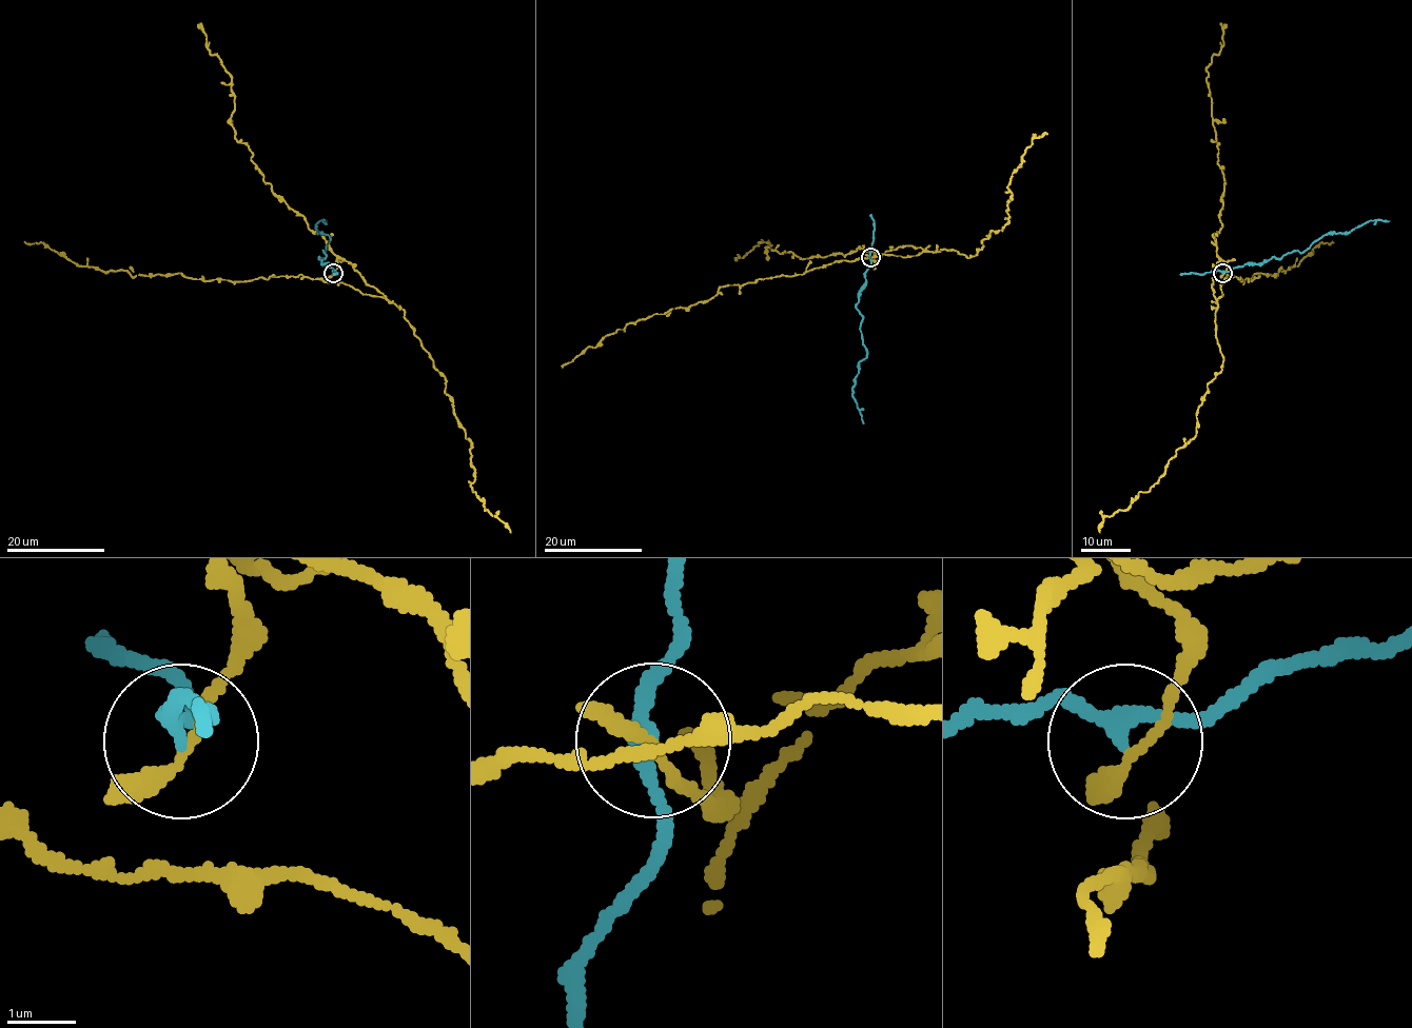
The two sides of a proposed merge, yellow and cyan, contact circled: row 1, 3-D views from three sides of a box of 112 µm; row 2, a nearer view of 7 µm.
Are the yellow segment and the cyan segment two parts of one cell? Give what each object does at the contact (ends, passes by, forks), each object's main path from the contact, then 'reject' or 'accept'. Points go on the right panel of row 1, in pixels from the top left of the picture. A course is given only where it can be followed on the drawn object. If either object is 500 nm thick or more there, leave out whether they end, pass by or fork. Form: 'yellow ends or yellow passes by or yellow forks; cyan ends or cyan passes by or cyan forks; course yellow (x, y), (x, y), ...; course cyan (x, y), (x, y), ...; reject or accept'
yellow passes by; cyan passes by; course yellow (1222, 273), (1218, 258), (1216, 299), (1228, 275), (1275, 277), (1332, 241); course cyan (1222, 273), (1297, 250), (1303, 253), (1328, 233), (1349, 233), (1370, 220), (1390, 220); reject

